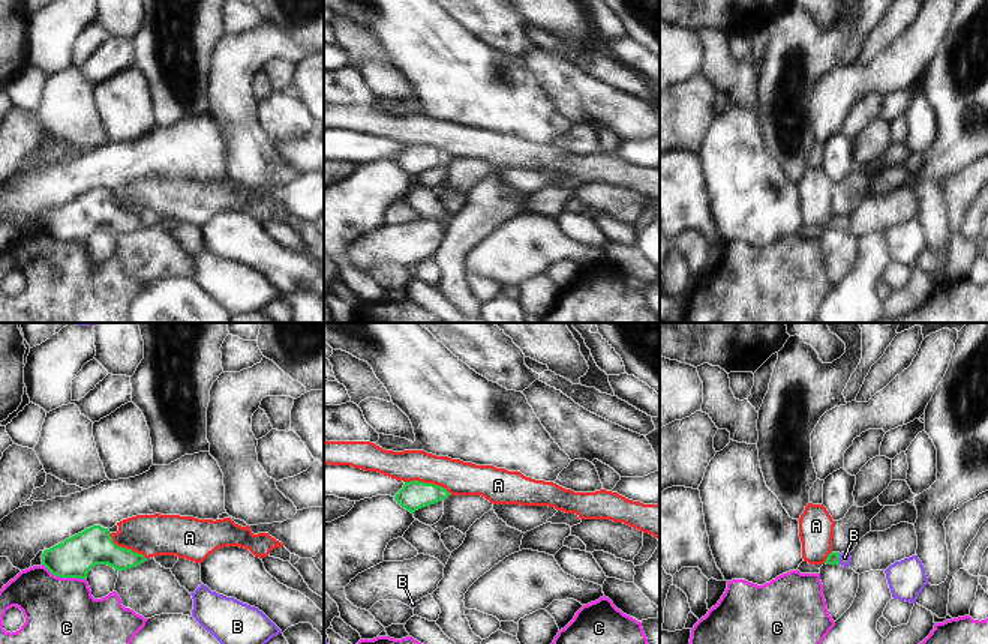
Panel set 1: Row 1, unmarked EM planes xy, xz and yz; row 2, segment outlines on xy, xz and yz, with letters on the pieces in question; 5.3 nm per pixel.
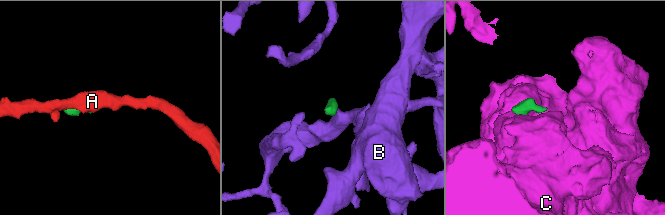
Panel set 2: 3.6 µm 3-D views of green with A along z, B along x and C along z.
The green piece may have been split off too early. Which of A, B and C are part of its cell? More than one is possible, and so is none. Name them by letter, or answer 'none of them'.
B

